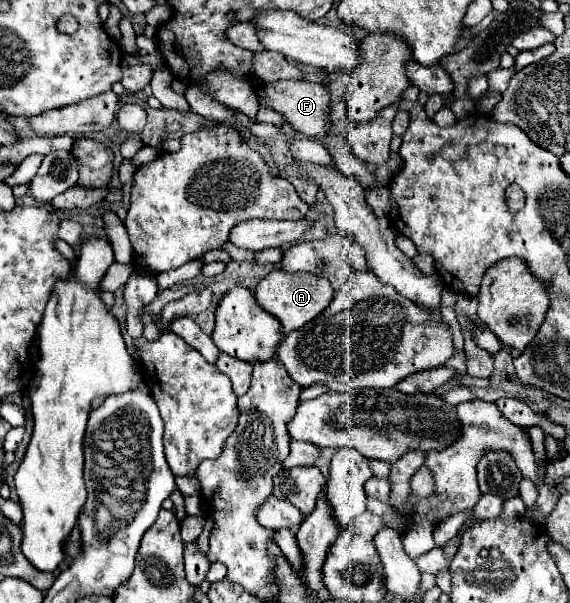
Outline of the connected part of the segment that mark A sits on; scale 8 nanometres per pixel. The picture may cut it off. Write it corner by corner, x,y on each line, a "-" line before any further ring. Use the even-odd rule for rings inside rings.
272,270
268,276
264,276
258,282
254,294
256,294
258,304
266,312
270,312
272,316
276,316
282,322
284,334
290,334
292,330
302,328
312,318
316,318
322,310
328,308
328,304
334,298
334,288
328,282
328,278
322,278
322,276
314,276
314,274
288,274
284,270

